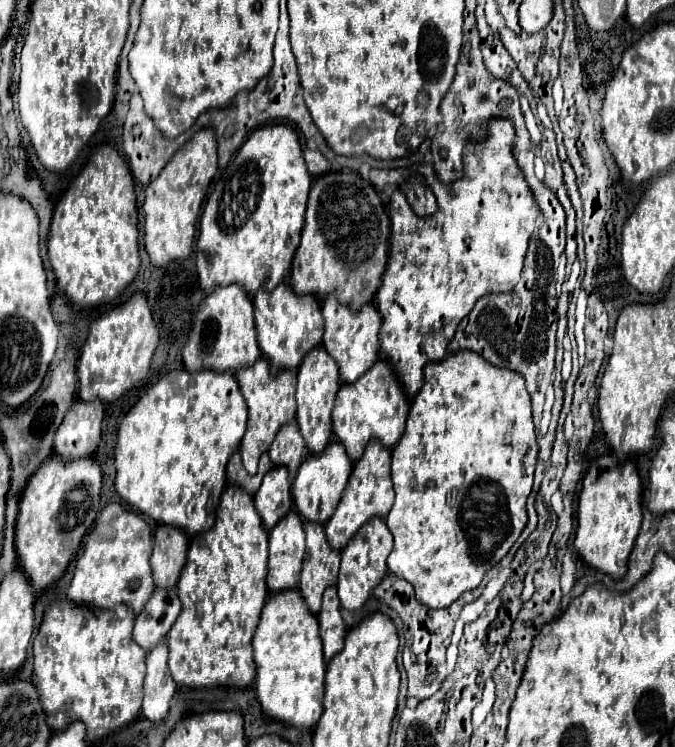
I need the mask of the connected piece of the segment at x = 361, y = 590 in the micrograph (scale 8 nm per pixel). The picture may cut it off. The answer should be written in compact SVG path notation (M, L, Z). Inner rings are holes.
M370 519L360 531L350 539L348 547L342 551L342 565L338 575L338 597L344 609L354 611L360 609L368 597L372 595L374 587L388 575L386 559L392 551L392 533L388 531L384 519Z

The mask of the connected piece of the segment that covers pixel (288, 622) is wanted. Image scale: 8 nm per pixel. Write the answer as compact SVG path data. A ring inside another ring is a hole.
M298 589L272 593L266 599L258 629L252 639L256 661L256 697L262 711L286 725L298 729L314 729L322 717L324 673L322 639L318 635L318 619L310 613Z

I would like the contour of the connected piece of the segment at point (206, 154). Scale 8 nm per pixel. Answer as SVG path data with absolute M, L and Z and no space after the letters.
M212 129L198 131L146 187L144 203L144 247L154 267L166 267L170 261L188 259L196 237L196 221L202 201L218 169L216 137Z

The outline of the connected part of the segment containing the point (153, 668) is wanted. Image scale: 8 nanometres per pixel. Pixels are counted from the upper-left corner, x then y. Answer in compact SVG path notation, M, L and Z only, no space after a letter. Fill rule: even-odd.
M160 641L146 657L146 679L144 679L144 703L142 715L160 723L170 711L170 701L176 693L176 683L168 673L168 643Z

